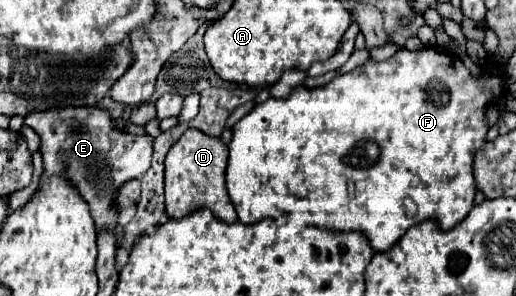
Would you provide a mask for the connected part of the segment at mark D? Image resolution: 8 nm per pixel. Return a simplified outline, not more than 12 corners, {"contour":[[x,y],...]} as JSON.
{"contour":[[186,129],[166,155],[166,213],[236,223],[228,147]]}

